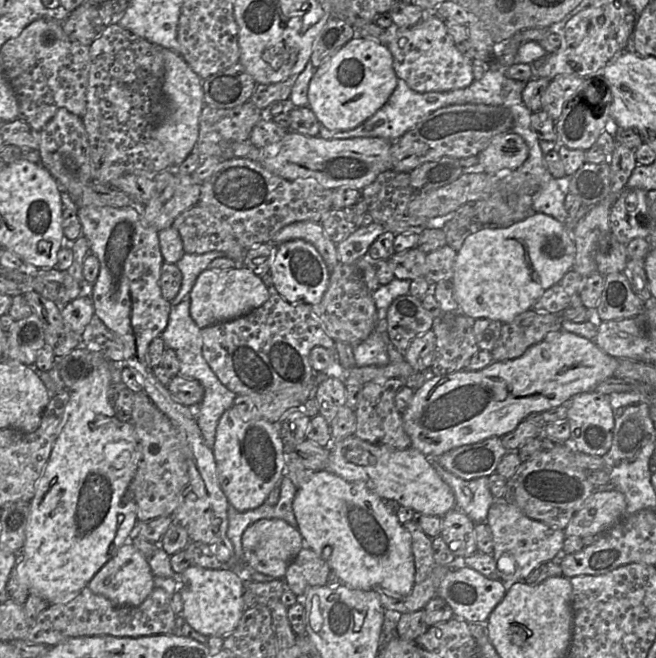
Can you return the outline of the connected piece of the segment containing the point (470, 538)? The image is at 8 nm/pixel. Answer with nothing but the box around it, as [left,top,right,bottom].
[440,507,477,558]

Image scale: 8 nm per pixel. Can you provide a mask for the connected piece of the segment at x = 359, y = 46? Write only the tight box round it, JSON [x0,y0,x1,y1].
[308,38,397,130]

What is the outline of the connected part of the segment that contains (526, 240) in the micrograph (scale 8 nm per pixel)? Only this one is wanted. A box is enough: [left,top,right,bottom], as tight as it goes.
[452,212,576,324]

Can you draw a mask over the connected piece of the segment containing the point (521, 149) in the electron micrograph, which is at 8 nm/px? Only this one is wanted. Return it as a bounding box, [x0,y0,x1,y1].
[478,132,529,173]

